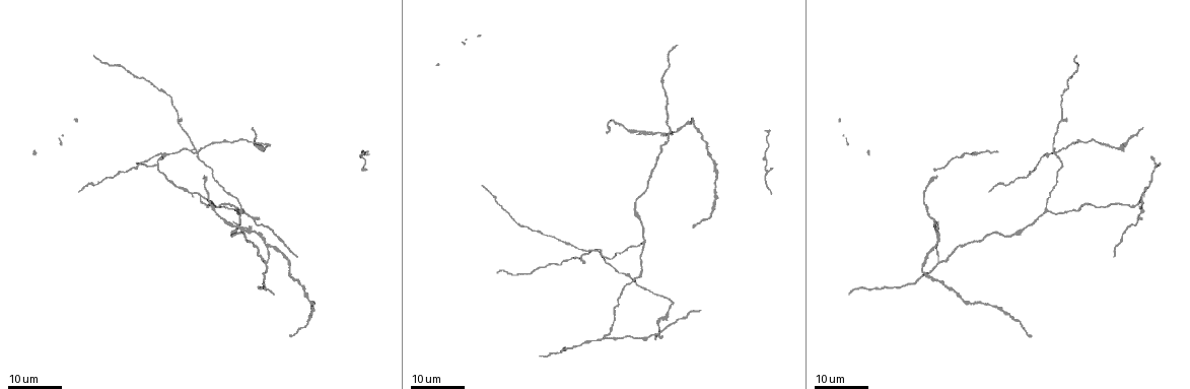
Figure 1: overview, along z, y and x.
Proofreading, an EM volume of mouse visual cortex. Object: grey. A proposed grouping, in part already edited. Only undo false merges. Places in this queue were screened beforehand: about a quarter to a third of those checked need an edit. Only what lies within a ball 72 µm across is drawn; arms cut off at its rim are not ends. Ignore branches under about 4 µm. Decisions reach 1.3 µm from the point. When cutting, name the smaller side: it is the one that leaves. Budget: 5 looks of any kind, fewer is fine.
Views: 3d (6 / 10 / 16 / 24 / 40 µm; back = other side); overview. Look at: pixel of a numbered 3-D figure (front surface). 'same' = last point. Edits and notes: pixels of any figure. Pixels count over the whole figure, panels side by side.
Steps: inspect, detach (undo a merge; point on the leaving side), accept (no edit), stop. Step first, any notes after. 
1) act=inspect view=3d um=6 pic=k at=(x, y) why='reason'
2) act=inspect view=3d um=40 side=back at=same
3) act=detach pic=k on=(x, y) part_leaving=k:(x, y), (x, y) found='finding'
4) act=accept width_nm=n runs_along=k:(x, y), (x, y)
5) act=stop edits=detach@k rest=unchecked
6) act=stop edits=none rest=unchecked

act=inspect view=3d um=24 pic=1 at=(1141, 198) why='three-way junction'

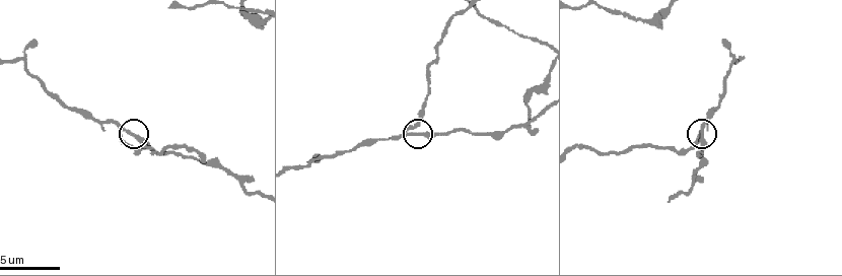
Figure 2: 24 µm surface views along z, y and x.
act=inspect view=3d um=10 pic=2 at=(704, 131)

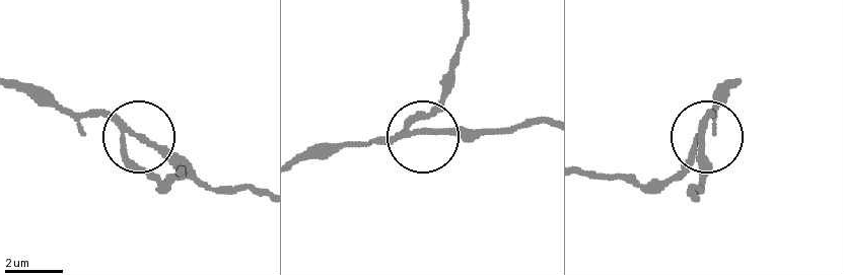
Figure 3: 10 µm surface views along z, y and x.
act=detach pic=3 on=(78, 131) arms=3 part_leaving=3:(123, 122), (208, 183), (259, 188) found='two neurons meet here'

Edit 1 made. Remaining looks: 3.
act=inspect view=3d um=24 pic=1 at=(193, 152) why='three-way junction'

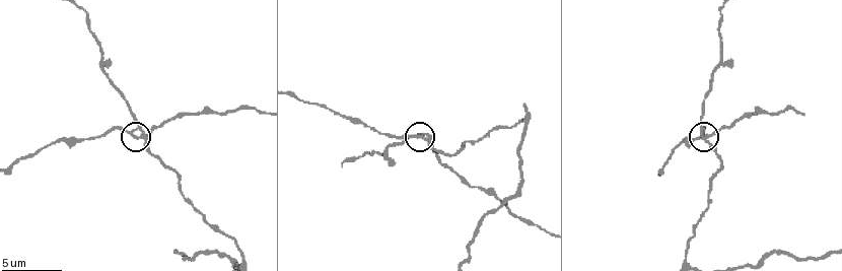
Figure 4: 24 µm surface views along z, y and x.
act=inspect view=3d um=10 pic=4 at=(416, 136)

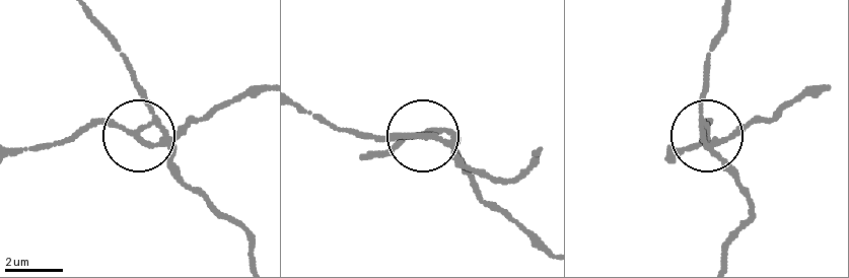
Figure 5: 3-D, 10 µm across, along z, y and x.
act=detach pic=5 on=(110, 127) side_arm_um=32 found='two neurons meet here'

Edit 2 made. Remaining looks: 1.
act=stop edits=detach@3,detach@5 rest=unchecked

